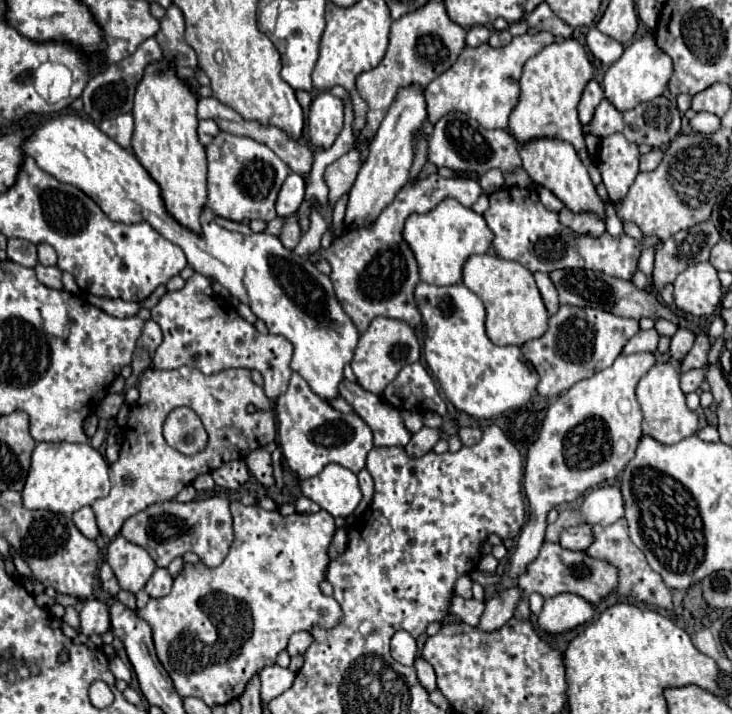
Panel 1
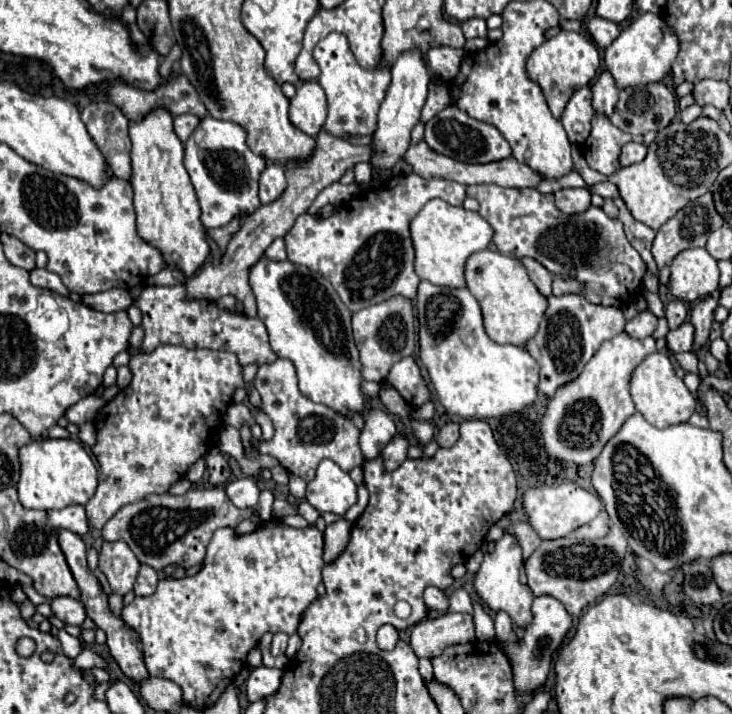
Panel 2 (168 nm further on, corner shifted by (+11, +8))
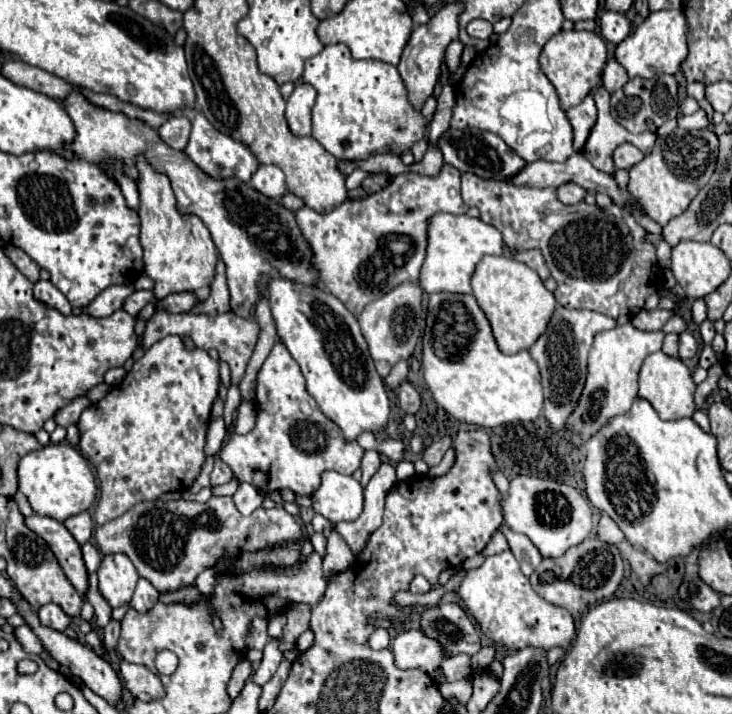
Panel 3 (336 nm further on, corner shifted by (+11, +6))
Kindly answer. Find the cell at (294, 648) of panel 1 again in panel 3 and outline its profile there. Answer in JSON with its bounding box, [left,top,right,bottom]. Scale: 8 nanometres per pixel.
[254,639,284,685]

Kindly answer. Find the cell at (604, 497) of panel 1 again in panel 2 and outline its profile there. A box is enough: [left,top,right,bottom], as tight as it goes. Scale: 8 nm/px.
[522,483,602,541]

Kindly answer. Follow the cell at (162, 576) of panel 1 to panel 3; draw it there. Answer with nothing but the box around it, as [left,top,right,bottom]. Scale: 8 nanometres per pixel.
[130,579,158,613]

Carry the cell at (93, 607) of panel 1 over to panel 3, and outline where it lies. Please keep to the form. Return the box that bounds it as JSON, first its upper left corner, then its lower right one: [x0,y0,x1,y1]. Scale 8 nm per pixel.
[38,603,70,631]

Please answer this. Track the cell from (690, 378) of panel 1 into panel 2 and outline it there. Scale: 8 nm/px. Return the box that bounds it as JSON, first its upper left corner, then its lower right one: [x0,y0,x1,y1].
[674,353,699,375]

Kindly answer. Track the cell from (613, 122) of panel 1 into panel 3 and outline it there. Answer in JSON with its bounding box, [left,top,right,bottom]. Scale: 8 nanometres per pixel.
[602,59,628,93]

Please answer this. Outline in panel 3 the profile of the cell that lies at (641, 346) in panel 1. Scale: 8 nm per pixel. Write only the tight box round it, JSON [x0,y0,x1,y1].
[630,309,672,331]

